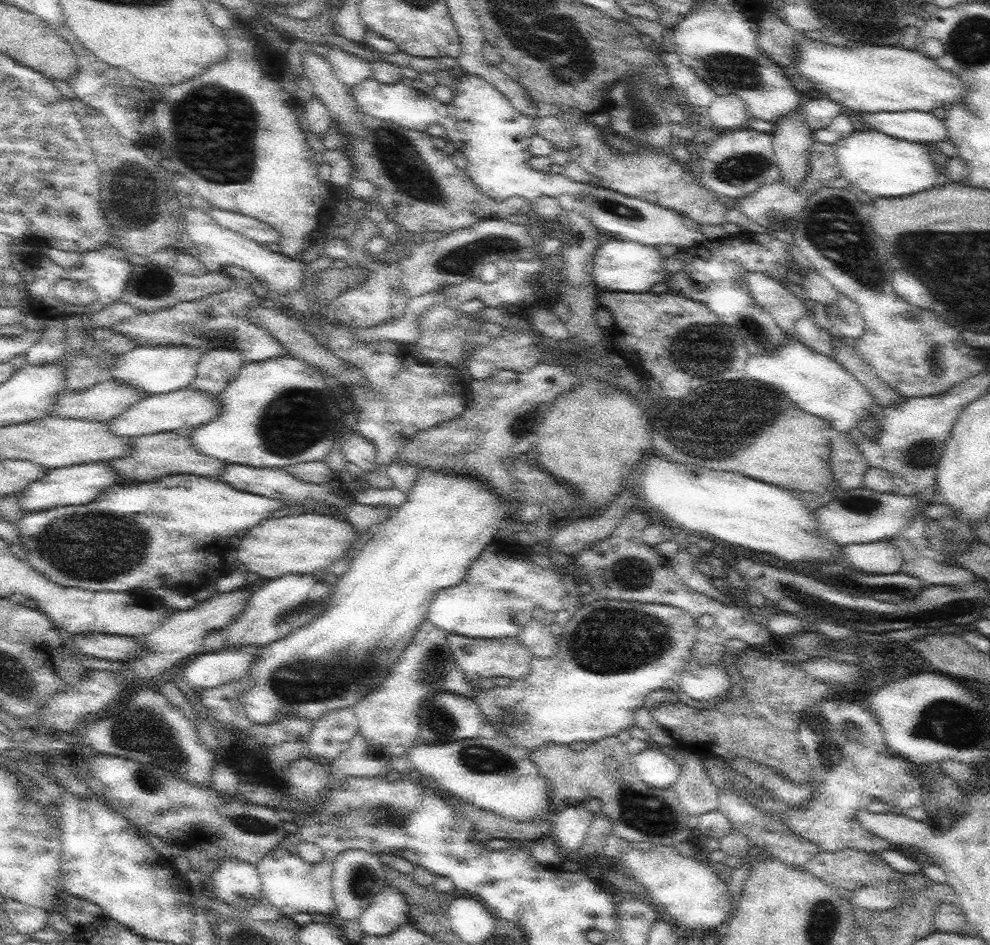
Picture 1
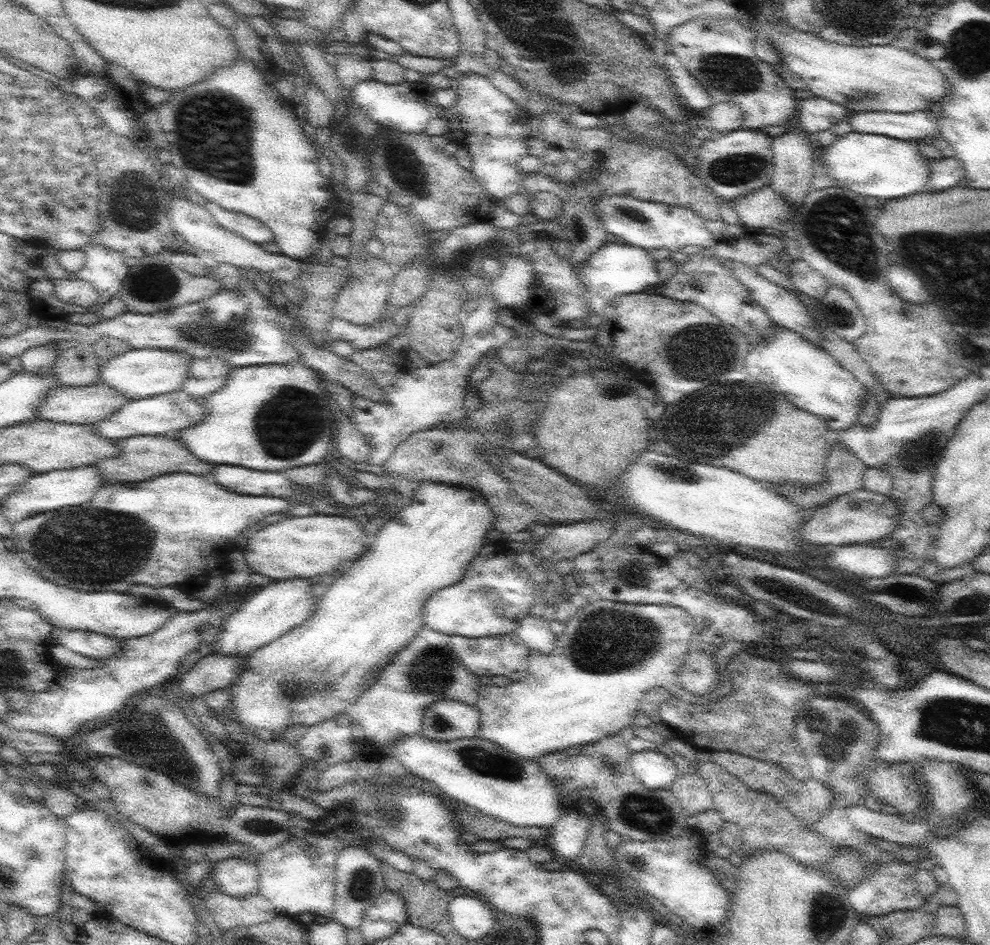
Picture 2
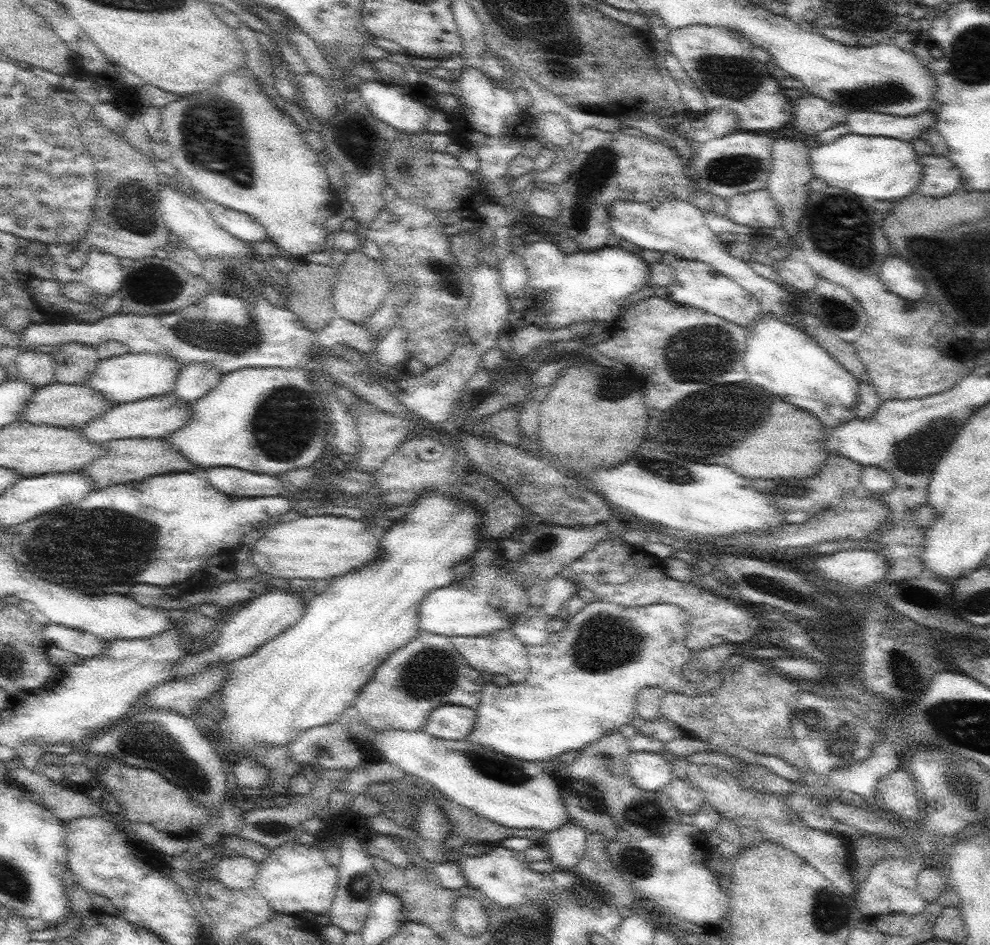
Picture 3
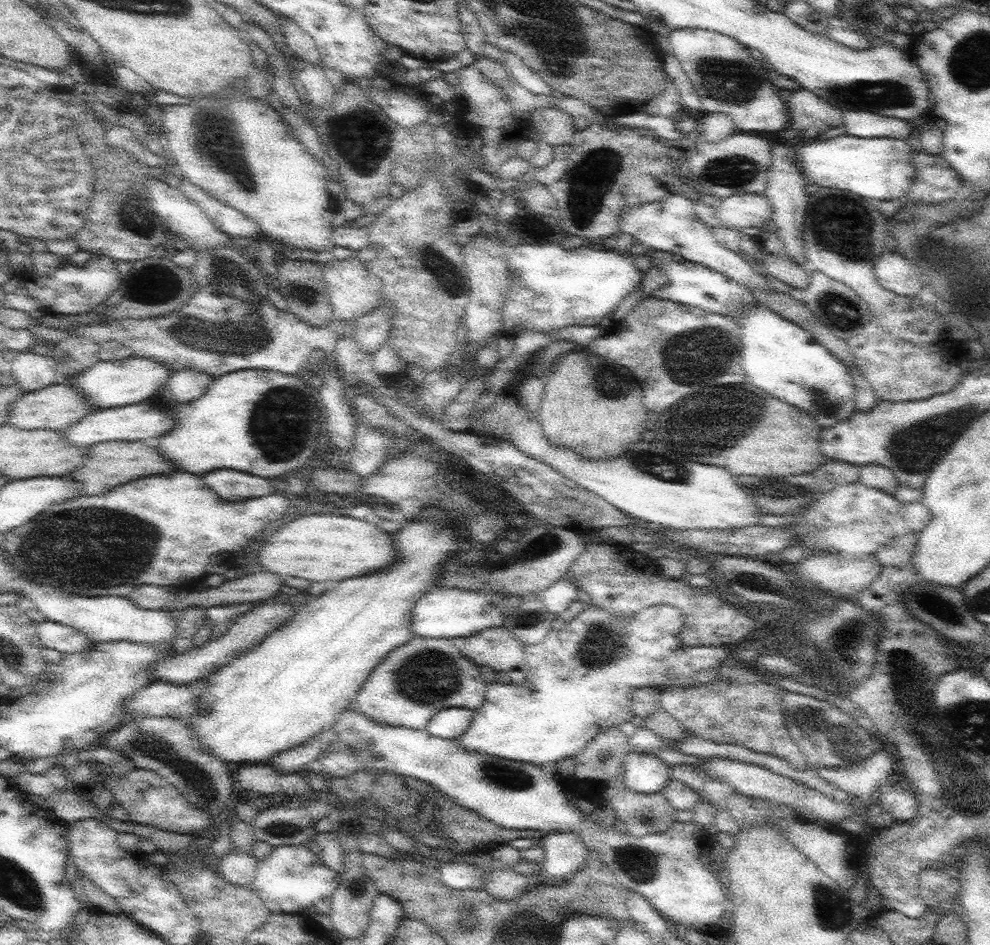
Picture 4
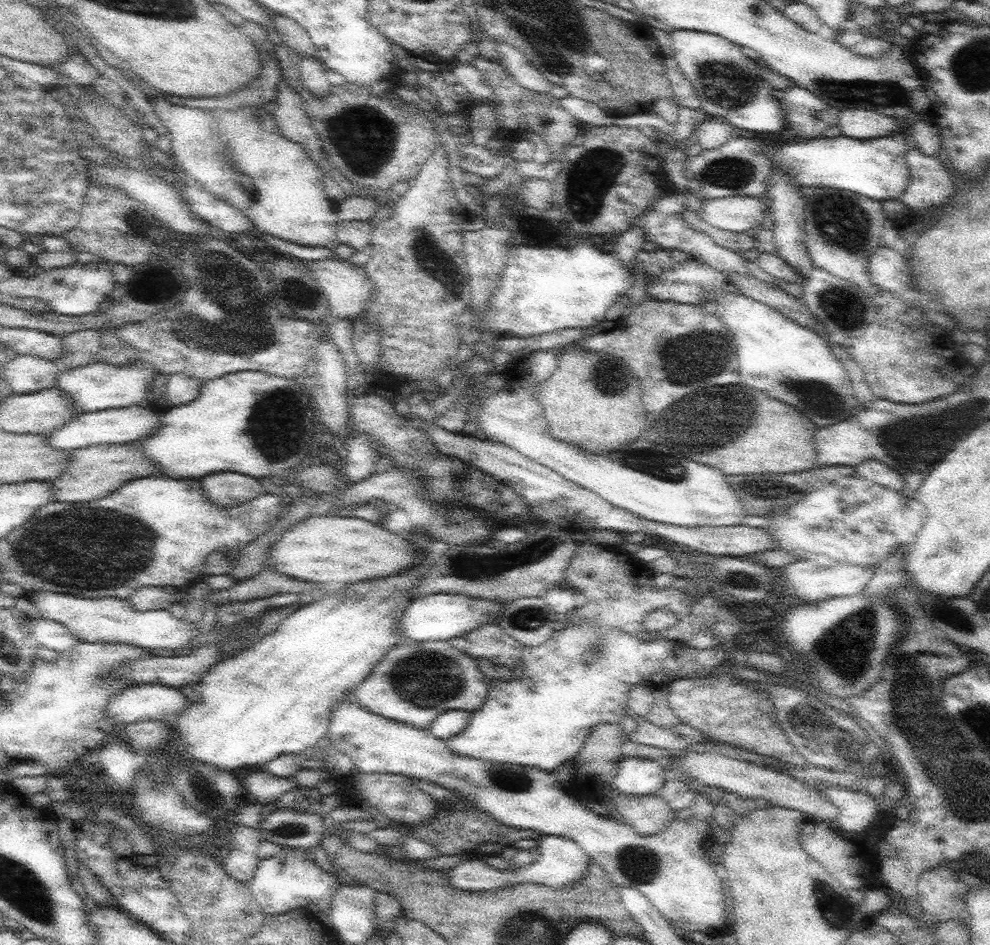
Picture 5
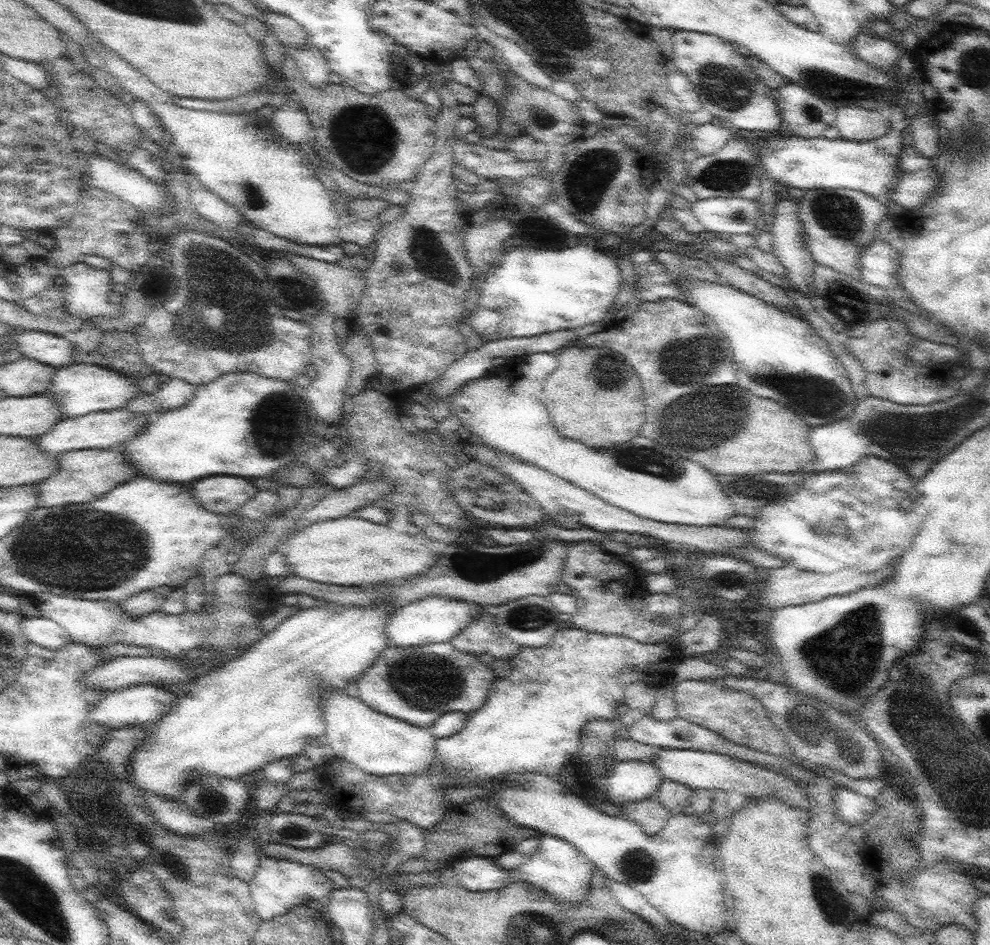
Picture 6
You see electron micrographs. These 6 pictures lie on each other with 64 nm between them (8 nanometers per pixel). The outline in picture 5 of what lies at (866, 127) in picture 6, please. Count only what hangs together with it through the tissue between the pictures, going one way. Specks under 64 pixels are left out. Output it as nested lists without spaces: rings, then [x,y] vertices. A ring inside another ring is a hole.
[[[843,108],[839,110],[839,128],[841,136],[855,138],[855,140],[871,140],[871,138],[885,138],[893,134],[899,126],[897,120],[875,112],[875,110],[861,110],[861,108]]]

